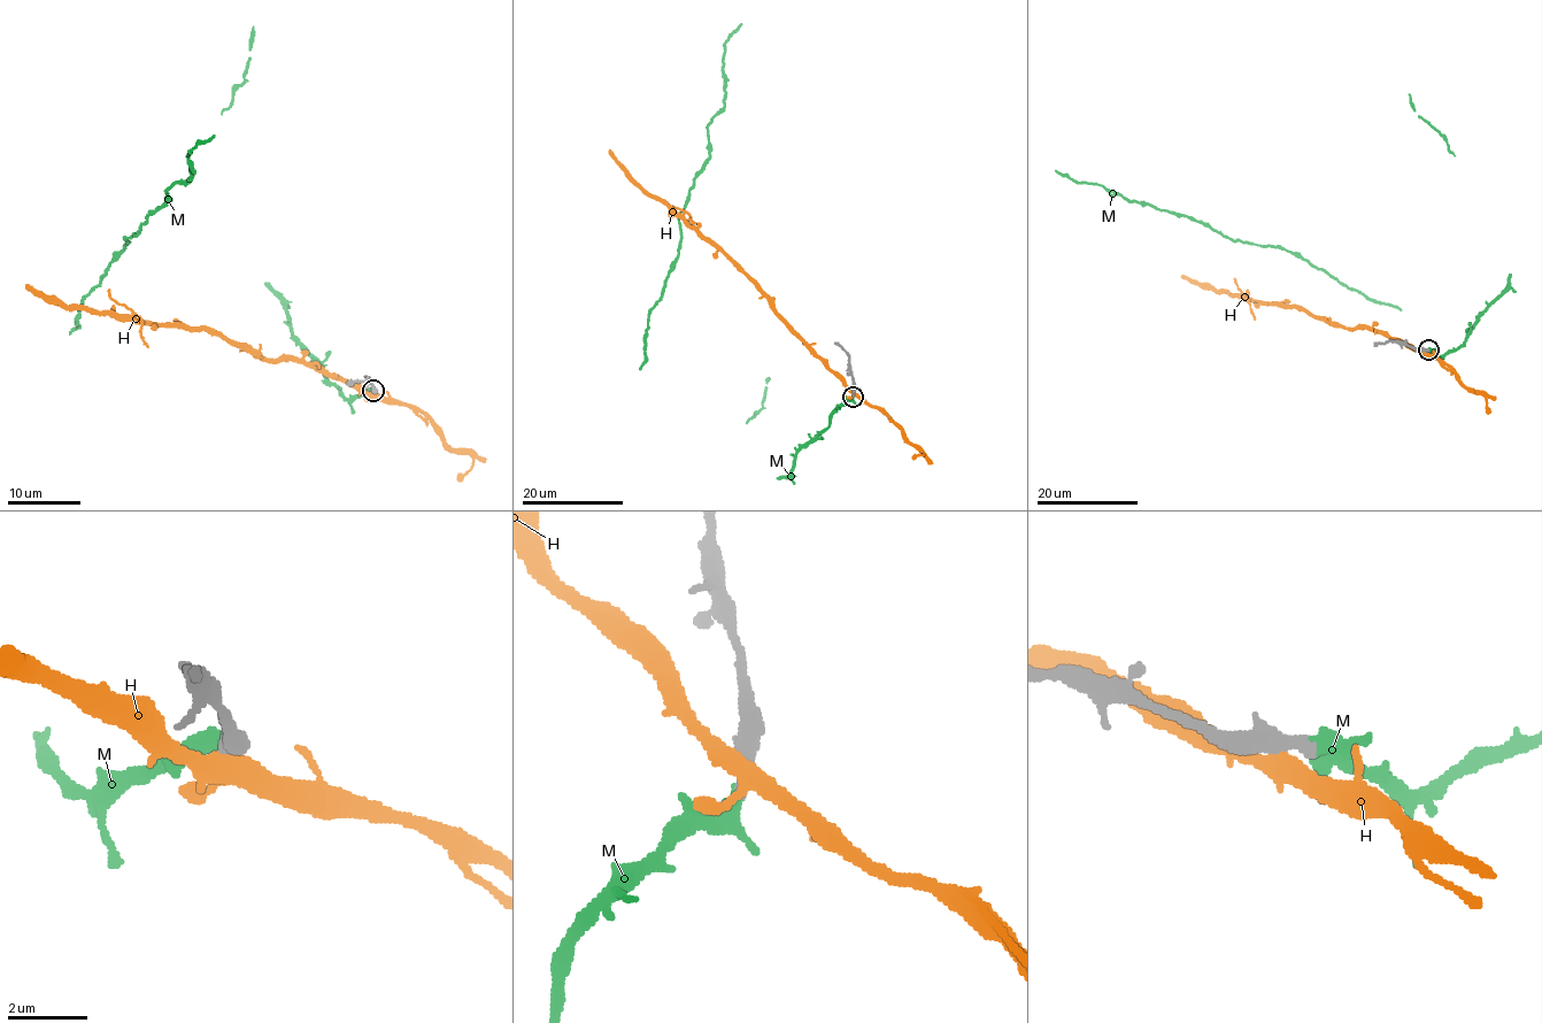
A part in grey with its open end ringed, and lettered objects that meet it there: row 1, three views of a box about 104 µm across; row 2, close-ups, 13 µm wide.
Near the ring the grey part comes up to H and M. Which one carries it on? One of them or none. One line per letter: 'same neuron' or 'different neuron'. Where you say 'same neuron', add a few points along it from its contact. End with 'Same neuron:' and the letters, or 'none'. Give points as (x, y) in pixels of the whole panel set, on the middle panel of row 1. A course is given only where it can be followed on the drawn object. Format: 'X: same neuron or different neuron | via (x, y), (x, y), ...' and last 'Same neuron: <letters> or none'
H: different neuron
M: same neuron
Same neuron: M

